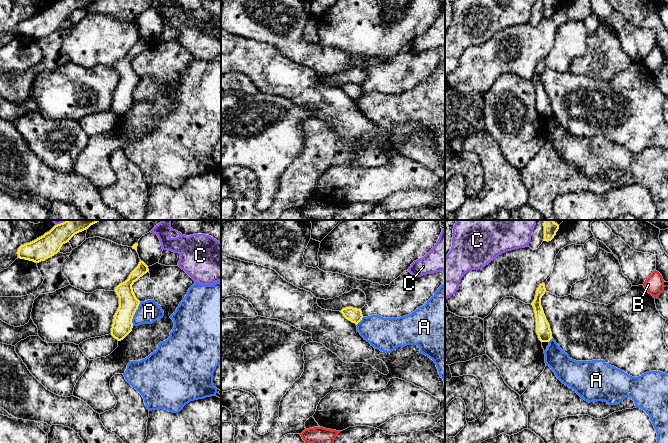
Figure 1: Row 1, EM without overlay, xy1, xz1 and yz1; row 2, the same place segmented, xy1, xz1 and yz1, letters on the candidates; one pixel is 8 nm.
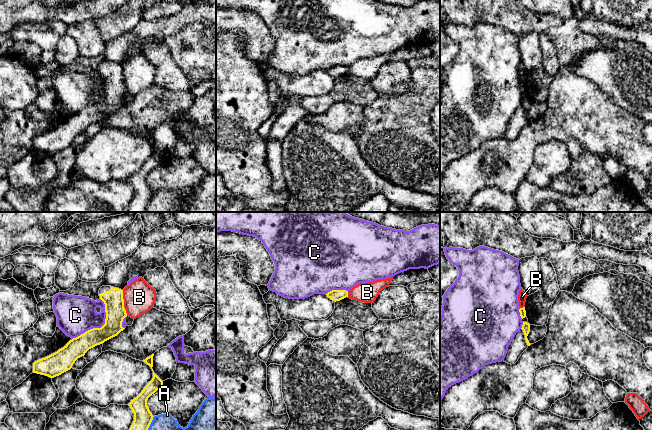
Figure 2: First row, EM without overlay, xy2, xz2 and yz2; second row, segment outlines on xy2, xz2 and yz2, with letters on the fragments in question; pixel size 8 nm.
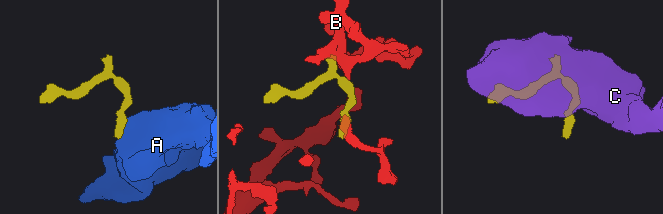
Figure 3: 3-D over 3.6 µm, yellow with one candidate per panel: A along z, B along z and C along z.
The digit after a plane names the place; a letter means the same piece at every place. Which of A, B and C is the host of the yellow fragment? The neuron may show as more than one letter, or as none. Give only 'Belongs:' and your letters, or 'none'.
Belongs: none

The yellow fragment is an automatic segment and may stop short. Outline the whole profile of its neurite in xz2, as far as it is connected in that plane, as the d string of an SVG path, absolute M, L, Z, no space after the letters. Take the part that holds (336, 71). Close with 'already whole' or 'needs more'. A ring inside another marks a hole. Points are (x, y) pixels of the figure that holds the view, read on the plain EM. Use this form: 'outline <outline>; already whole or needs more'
outline M332 66L328 68L327 73L330 74L333 77L340 77L346 73L348 73L348 67L346 66Z; already whole

